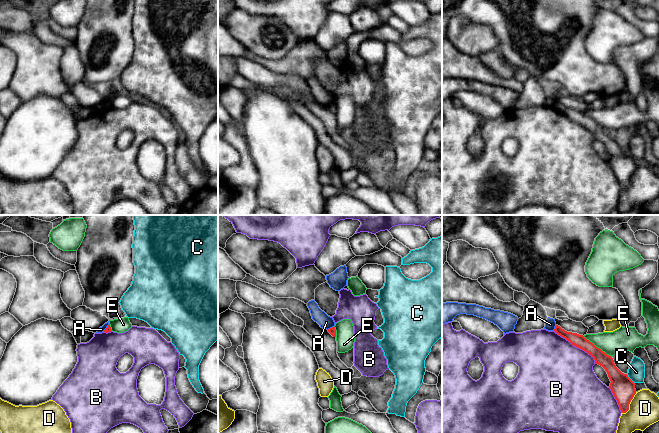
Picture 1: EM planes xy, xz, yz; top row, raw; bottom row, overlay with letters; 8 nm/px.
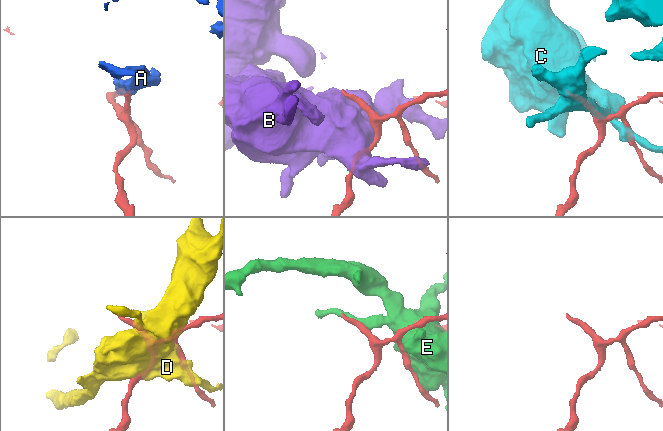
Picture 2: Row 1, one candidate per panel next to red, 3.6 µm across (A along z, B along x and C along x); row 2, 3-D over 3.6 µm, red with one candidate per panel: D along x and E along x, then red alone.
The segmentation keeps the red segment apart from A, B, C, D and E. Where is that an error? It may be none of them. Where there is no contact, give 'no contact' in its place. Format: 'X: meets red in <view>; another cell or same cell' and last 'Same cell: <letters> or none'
A: meets red in yz; another cell
B: meets red in yz; another cell
C: meets red in yz; another cell
D: meets red in yz; another cell
E: meets red in yz; another cell
Same cell: none

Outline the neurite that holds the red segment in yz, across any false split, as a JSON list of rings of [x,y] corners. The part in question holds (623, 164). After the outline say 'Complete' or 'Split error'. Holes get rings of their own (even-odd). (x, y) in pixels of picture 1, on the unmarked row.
[[[558,101],[555,102],[554,107],[568,116],[572,121],[590,130],[594,134],[595,140],[598,140],[605,145],[611,157],[609,164],[617,176],[621,188],[626,189],[629,186],[631,176],[636,170],[635,159],[628,153],[628,151],[622,149],[616,143],[611,132],[596,123],[583,111],[567,108]]]. Complete

